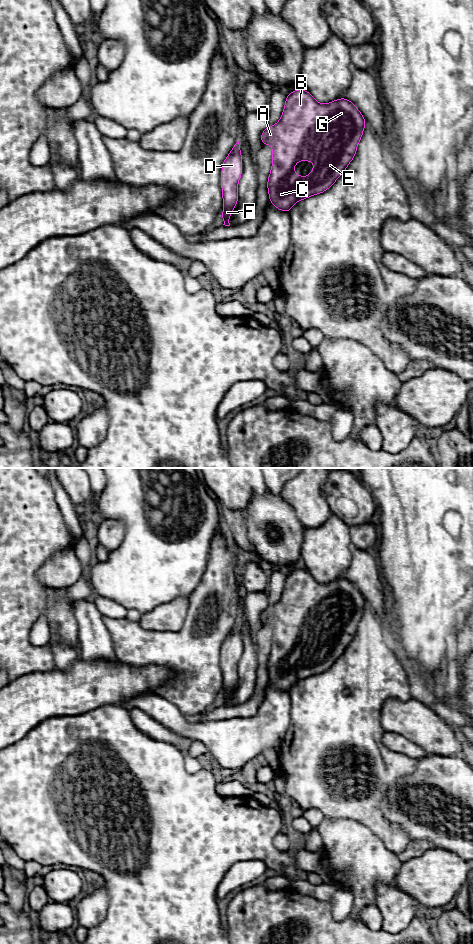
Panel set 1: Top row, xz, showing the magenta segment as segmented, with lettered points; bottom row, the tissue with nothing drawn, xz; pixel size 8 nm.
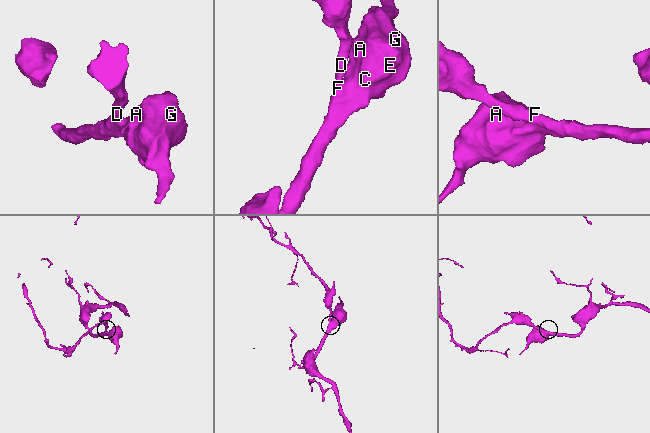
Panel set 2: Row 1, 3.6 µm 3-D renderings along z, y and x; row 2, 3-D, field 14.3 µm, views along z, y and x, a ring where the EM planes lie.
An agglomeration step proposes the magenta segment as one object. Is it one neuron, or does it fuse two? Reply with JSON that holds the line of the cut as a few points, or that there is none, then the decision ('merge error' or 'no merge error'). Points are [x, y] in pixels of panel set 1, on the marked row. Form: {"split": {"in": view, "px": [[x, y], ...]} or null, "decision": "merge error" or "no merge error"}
{"split": null, "decision": "no merge error"}

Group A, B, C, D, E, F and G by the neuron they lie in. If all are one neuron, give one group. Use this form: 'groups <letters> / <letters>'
groups A B C D E F G

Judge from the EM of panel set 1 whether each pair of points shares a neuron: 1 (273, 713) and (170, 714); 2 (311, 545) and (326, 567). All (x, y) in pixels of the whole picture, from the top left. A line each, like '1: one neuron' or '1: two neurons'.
1: one neuron
2: one neuron

